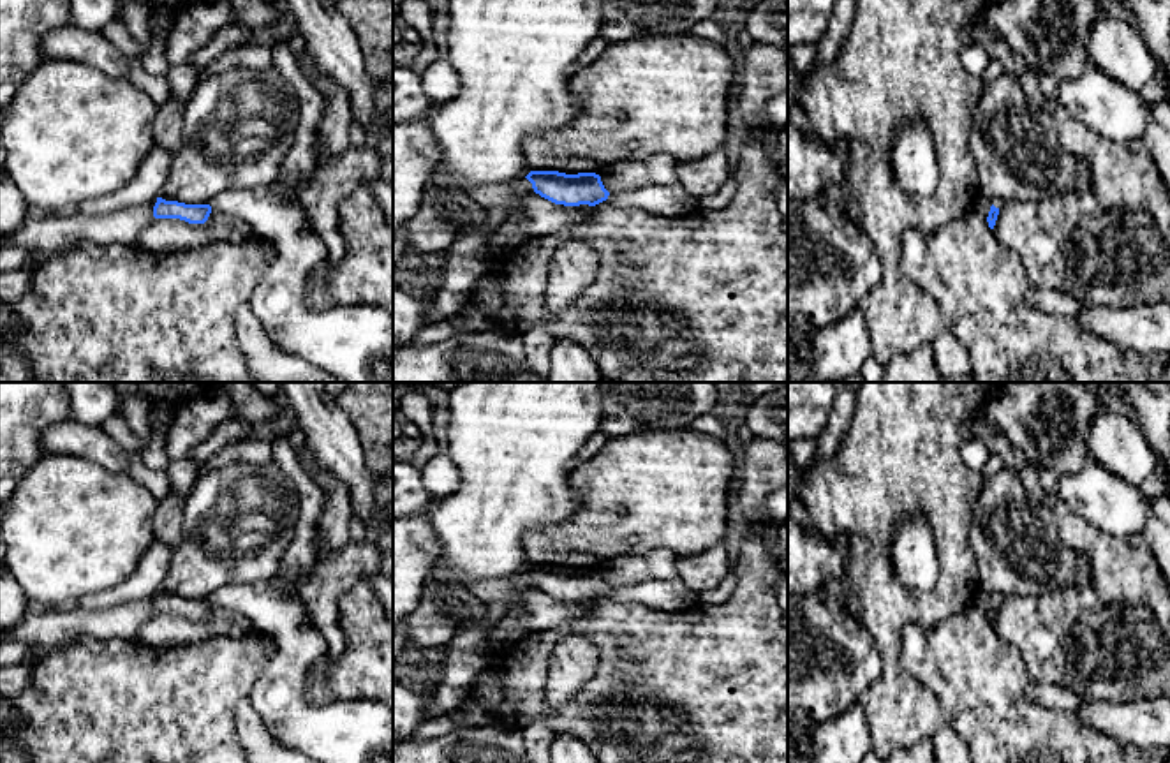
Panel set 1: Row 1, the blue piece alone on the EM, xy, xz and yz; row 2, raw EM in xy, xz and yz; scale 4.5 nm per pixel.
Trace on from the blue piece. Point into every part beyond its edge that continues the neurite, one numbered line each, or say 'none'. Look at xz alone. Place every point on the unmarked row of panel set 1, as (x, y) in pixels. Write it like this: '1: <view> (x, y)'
1: xz (673, 594)

